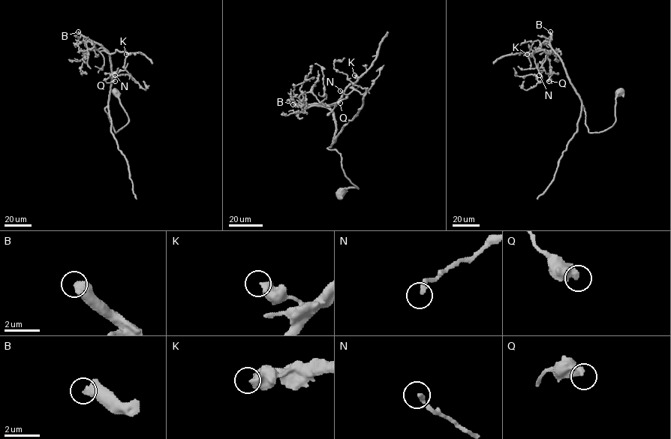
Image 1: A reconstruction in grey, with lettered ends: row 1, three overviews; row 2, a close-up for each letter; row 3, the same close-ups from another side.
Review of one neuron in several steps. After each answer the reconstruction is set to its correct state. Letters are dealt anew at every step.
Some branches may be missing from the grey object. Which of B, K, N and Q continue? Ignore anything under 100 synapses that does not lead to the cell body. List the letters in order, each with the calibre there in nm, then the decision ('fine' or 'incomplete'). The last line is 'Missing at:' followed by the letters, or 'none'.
B: 500 nm thick; incomplete
K: 550 nm thick; fine
N: 240 nm thick; fine
Q: 480 nm thick; fine
Missing at: B

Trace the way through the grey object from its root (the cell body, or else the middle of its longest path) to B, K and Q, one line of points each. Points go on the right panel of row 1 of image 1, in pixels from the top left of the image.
B: (619, 93), (615, 98), (615, 123), (605, 130), (589, 132), (582, 100), (561, 58), (550, 46), (550, 31)
K: (619, 93), (615, 123), (589, 132), (582, 100), (551, 40), (531, 48), (538, 40), (550, 53), (527, 54)
Q: (619, 93), (615, 123), (590, 133), (551, 40), (534, 51), (537, 40), (551, 52), (532, 54), (549, 81)

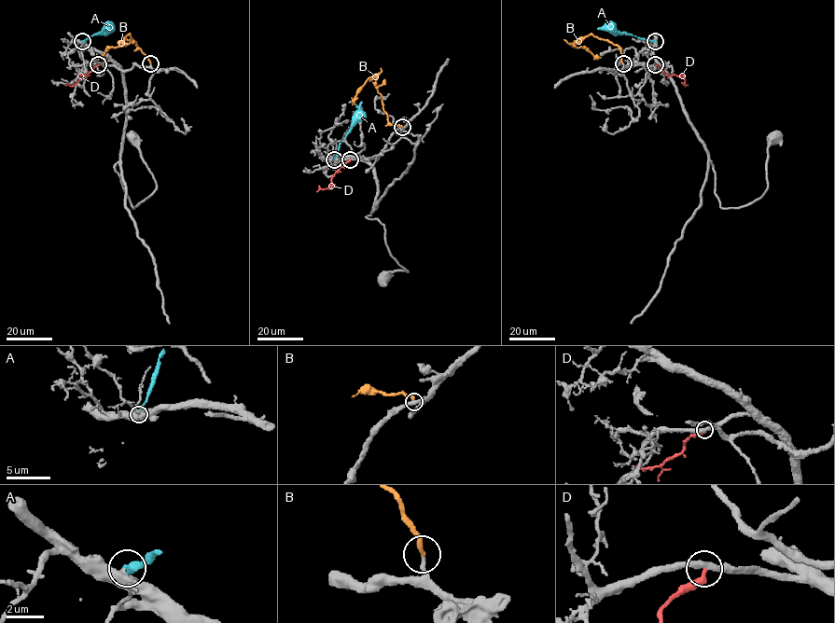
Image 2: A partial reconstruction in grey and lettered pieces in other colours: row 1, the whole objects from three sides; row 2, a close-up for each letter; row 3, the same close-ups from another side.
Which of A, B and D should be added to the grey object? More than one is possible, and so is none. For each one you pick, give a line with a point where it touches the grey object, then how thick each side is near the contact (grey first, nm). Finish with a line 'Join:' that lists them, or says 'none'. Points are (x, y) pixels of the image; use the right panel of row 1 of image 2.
B: meets grey at (623, 63); 200 nm thick on the grey side, 240 nm on the other
Join: B

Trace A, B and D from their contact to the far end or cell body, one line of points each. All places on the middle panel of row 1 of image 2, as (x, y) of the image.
A: (334, 159), (362, 102)
B: (402, 127), (388, 121), (373, 76), (369, 78), (352, 104)
D: (350, 159), (332, 177), (329, 189), (319, 188), (316, 191)

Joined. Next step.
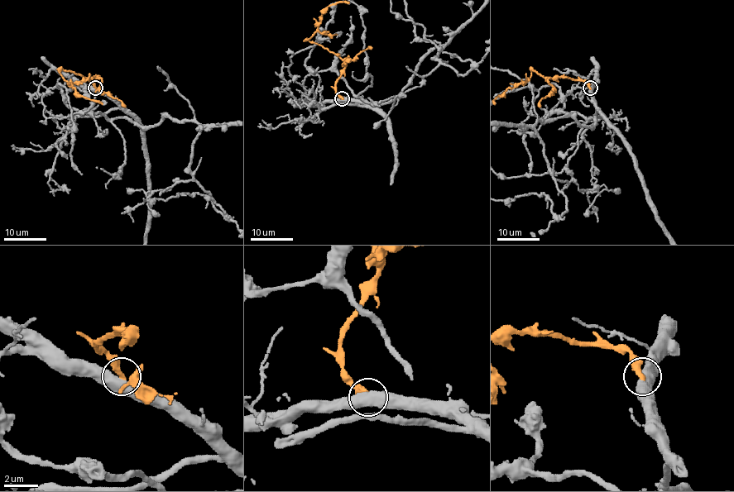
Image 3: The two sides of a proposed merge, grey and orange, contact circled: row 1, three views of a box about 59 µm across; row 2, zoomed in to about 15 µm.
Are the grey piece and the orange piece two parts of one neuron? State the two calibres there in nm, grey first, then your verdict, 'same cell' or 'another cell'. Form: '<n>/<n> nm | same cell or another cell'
600/400 nm | another cell

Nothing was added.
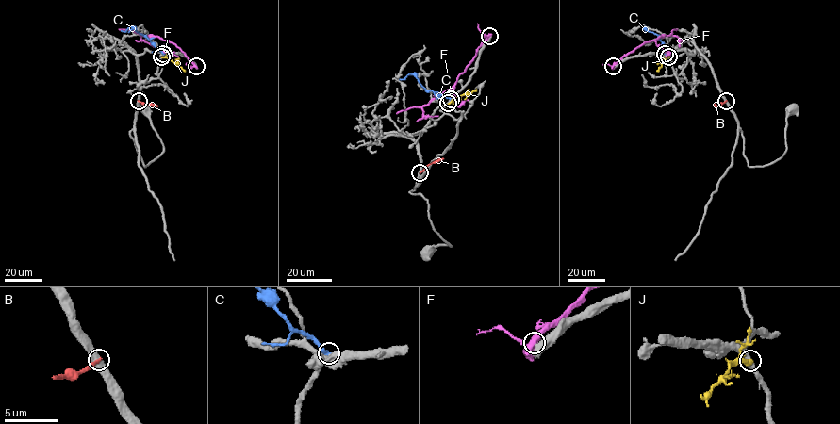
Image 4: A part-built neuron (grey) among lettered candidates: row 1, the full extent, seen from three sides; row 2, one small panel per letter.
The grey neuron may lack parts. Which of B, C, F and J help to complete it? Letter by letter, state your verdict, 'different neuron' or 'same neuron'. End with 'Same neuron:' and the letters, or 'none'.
B: different neuron
C: different neuron
F: different neuron
J: different neuron
Same neuron: none

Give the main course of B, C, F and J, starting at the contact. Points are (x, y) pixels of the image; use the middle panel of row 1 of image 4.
B: (420, 172), (427, 165), (443, 158)
C: (451, 99), (427, 90), (412, 73), (399, 79)
F: (489, 36), (453, 85), (427, 105), (396, 113)
J: (449, 104), (476, 89)

